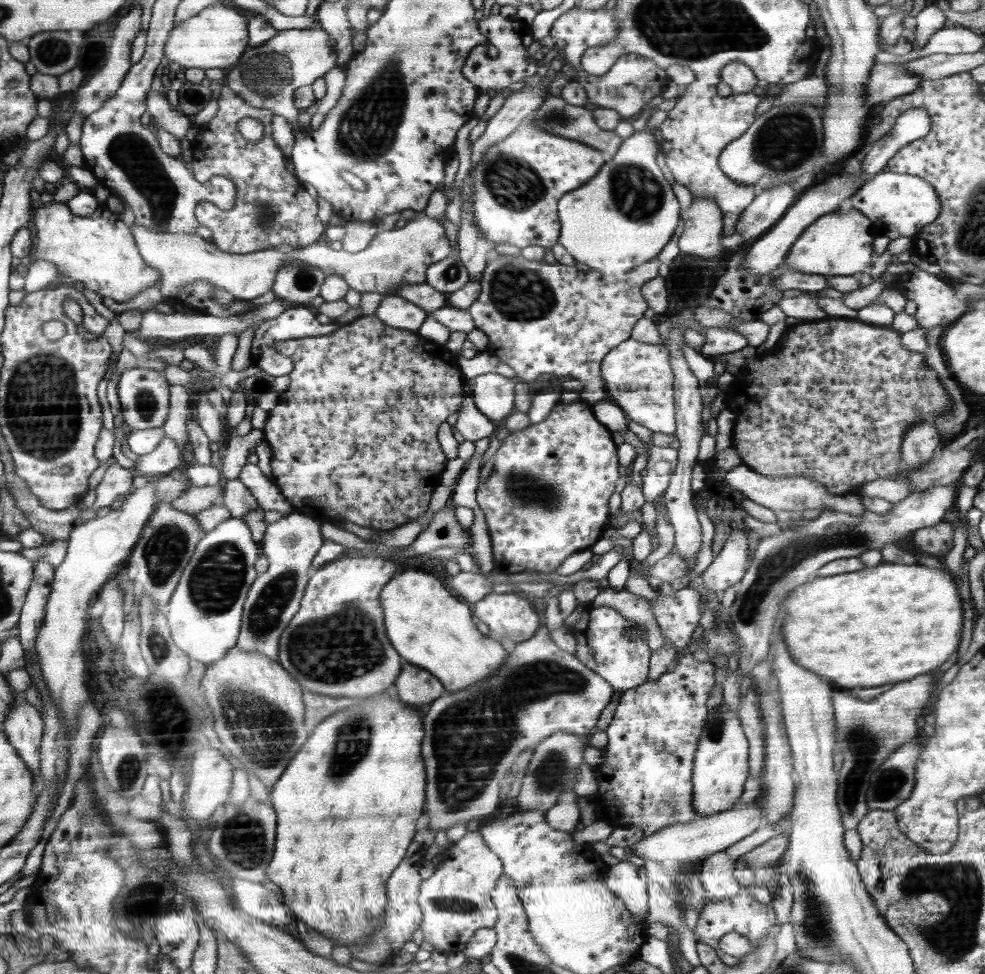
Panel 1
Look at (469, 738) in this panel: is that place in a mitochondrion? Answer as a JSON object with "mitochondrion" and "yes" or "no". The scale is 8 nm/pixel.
{"mitochondrion":"yes"}

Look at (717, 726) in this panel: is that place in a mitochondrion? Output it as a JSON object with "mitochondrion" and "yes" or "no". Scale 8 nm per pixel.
{"mitochondrion":"yes"}

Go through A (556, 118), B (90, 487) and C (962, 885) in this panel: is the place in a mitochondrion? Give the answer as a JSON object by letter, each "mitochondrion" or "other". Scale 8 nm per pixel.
{"A":"mitochondrion","B":"other","C":"mitochondrion"}

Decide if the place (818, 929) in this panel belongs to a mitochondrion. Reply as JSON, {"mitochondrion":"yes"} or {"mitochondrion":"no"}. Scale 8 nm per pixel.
{"mitochondrion":"yes"}

